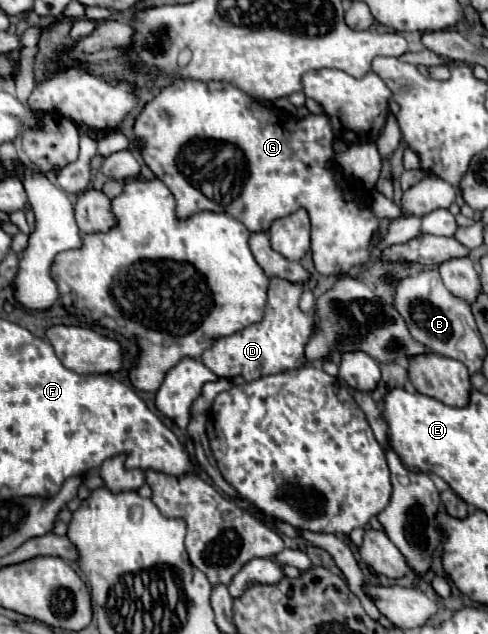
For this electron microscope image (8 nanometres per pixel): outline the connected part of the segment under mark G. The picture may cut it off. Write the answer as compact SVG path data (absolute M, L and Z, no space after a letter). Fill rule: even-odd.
M178 79L170 87L162 89L162 93L144 107L136 119L134 133L142 141L142 159L176 197L176 217L188 219L192 213L200 211L228 213L242 221L250 233L266 233L272 221L304 207L312 221L312 257L318 273L340 275L350 267L368 261L368 247L378 231L378 219L372 215L370 207L360 203L366 201L366 193L360 195L356 185L348 185L344 191L338 191L334 185L338 179L332 165L334 135L326 115L290 119L282 117L282 113L276 109L266 109L262 103L254 101L230 83ZM218 143L236 147L238 157L218 157Z

